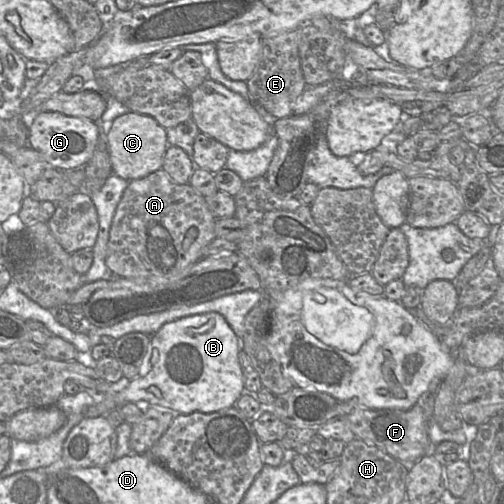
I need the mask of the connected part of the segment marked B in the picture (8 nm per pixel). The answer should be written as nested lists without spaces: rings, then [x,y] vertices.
[[[209,312],[166,323],[152,335],[138,375],[114,401],[117,406],[145,402],[176,414],[212,413],[235,406],[243,393],[238,337],[221,314]]]

